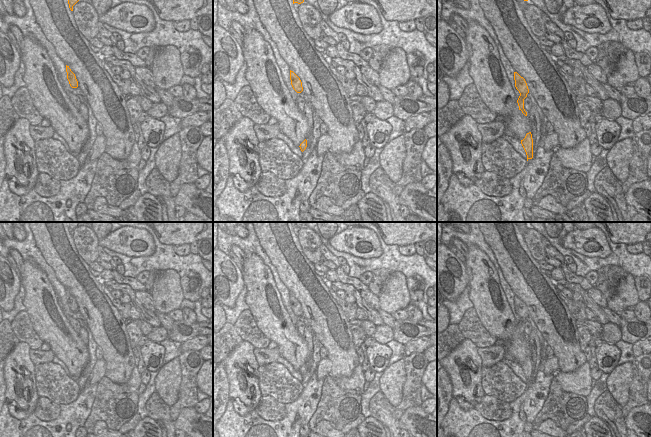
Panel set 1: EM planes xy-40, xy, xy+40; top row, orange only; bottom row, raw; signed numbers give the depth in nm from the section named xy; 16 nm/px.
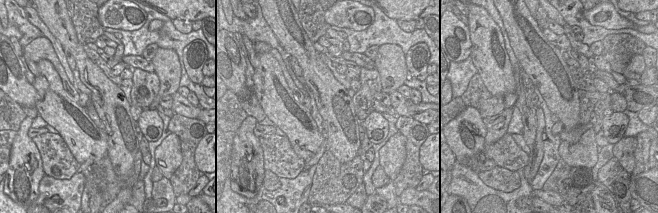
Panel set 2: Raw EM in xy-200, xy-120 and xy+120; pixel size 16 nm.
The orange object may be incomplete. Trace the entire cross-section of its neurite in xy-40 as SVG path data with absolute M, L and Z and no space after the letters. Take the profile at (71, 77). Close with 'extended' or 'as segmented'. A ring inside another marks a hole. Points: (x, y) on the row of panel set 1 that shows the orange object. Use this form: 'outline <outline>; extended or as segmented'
outline M66 65L66 72L67 72L67 79L69 81L69 84L72 88L77 88L78 87L78 81L76 79L75 74L71 71L69 66Z; as segmented

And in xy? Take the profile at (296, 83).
outline M290 70L290 80L291 80L291 85L293 89L297 93L301 93L303 91L302 82L300 78L291 70Z; as segmented

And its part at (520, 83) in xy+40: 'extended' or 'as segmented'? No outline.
as segmented

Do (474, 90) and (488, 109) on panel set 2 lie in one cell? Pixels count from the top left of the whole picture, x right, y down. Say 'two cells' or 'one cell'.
one cell

